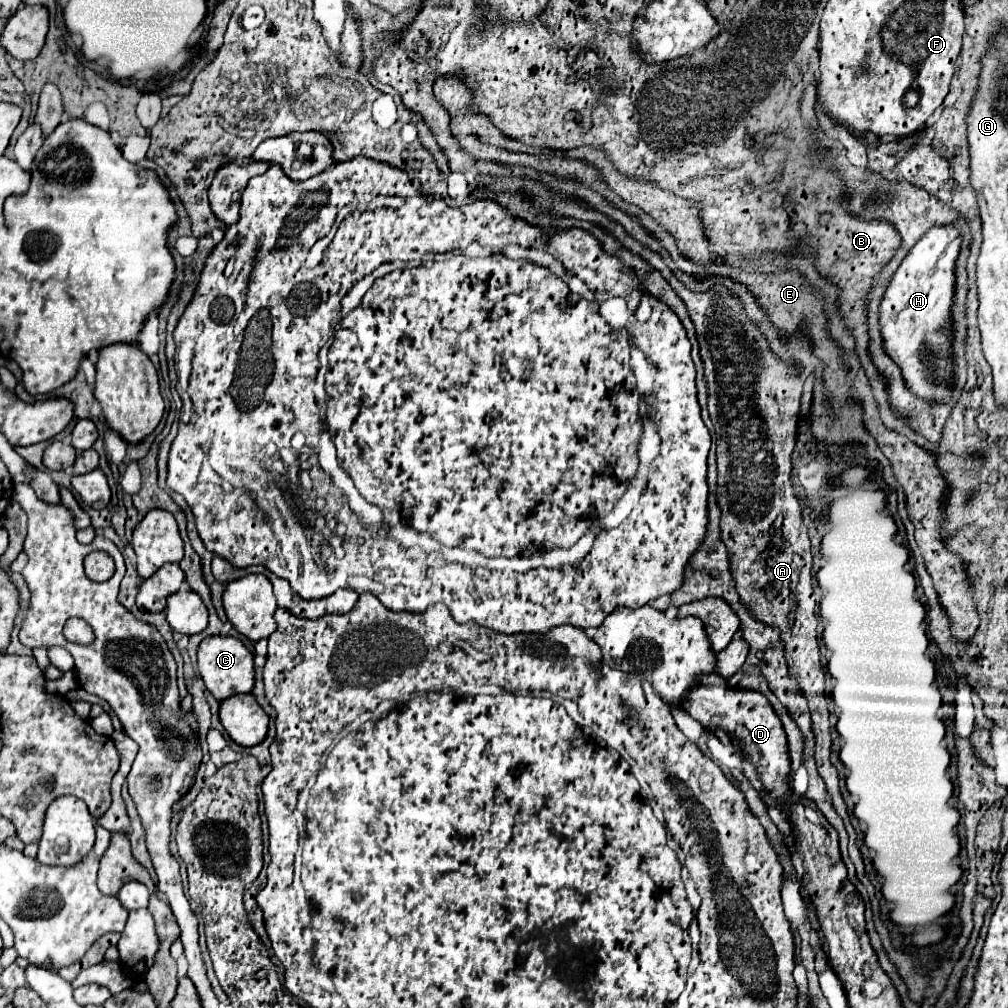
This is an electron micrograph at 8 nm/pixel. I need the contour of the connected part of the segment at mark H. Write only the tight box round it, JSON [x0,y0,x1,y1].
[879,227,961,401]

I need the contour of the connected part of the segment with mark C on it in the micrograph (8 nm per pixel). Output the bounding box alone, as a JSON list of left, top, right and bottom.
[197,635,253,701]

